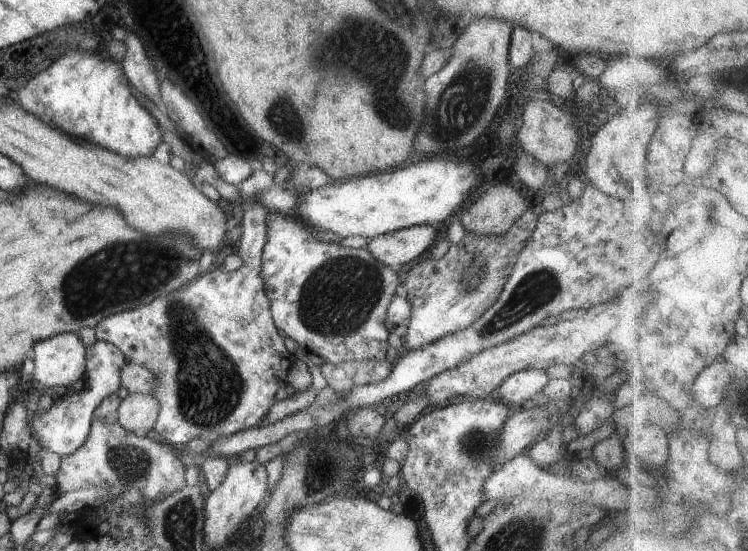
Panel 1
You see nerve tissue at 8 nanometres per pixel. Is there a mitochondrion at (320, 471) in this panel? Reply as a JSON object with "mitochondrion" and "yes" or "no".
{"mitochondrion":"yes"}

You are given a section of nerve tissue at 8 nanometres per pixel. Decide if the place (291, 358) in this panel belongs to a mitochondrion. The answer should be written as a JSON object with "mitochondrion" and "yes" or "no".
{"mitochondrion":"no"}

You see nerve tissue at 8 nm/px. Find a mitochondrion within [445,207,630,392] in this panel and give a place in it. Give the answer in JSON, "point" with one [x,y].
{"point":[540,286]}

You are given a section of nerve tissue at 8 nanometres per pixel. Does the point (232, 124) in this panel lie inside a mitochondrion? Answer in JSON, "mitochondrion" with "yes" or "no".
{"mitochondrion":"no"}

